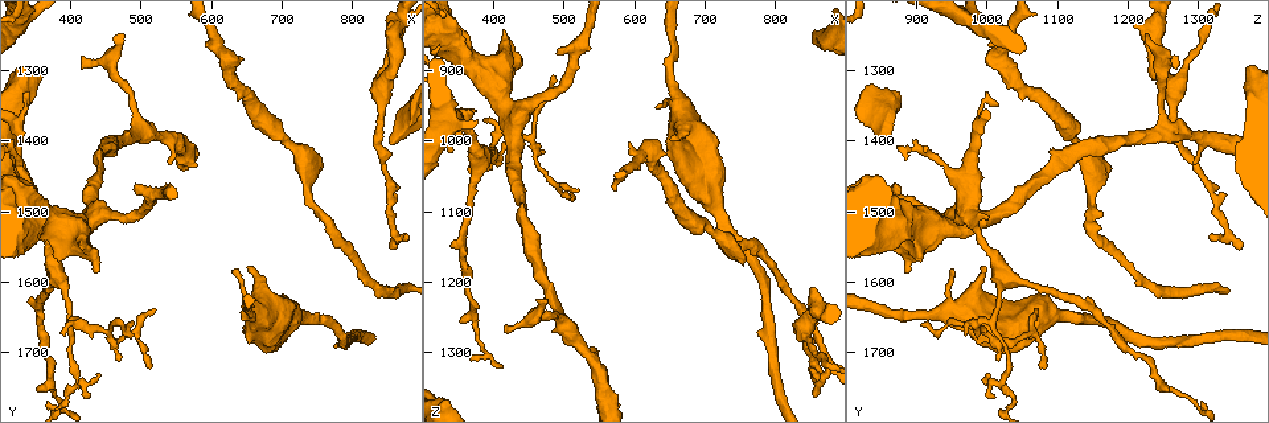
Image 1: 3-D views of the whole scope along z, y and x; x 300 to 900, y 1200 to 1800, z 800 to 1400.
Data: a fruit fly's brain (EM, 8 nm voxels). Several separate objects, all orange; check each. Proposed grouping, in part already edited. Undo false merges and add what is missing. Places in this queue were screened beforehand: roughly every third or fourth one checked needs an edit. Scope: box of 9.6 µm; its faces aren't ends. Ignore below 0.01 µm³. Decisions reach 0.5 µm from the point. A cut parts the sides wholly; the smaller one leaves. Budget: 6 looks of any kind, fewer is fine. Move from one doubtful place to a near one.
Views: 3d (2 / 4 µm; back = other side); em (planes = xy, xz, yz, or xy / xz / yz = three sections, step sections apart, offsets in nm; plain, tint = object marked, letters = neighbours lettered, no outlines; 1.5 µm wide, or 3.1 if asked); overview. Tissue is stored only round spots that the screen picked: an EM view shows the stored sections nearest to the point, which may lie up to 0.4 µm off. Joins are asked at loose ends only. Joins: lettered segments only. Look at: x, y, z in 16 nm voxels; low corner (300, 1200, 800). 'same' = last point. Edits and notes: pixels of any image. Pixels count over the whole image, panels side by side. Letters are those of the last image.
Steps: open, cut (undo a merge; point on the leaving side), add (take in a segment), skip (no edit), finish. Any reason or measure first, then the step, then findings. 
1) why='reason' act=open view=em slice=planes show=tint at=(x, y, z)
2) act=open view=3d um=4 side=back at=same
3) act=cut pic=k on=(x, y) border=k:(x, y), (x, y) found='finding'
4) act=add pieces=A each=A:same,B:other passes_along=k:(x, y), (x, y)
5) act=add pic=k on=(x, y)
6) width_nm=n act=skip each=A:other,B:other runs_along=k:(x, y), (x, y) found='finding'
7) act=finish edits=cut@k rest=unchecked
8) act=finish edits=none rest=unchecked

act=open view=3d um=2 at=(420, 1545, 845)

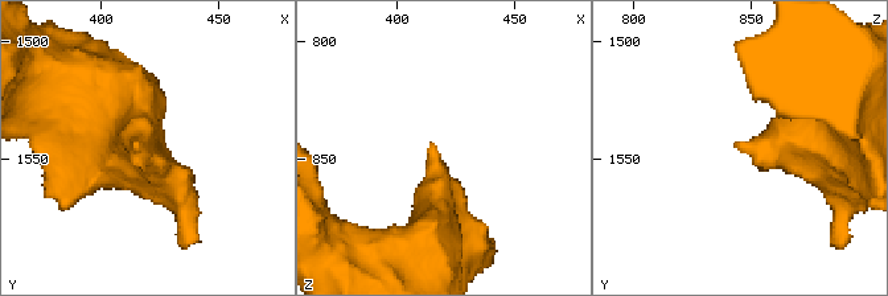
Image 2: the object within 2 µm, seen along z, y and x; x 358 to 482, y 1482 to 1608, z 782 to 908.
why='now the EM' act=open view=em slice=xy step=8 show=letters at=(415, 1542, 844)

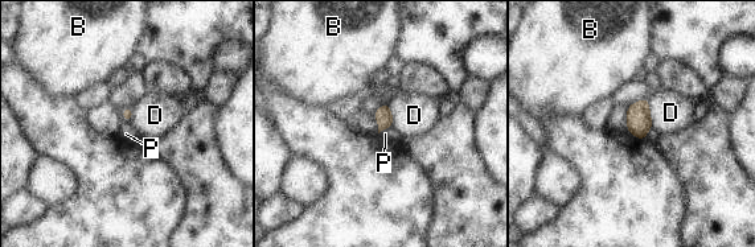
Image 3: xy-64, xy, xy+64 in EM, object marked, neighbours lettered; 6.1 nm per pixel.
act=open view=em slice=planes show=letters at=same

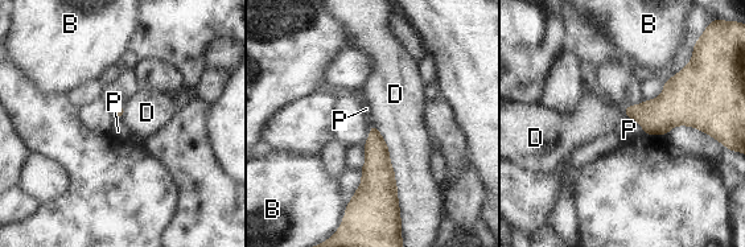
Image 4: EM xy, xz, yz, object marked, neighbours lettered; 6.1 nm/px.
act=skip each=B:other,D:other,P:other border=4:(374, 124), (387, 147), (400, 211) found='none of them fits'

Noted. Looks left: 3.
act=open view=3d um=4 side=back at=(635, 1580, 955)

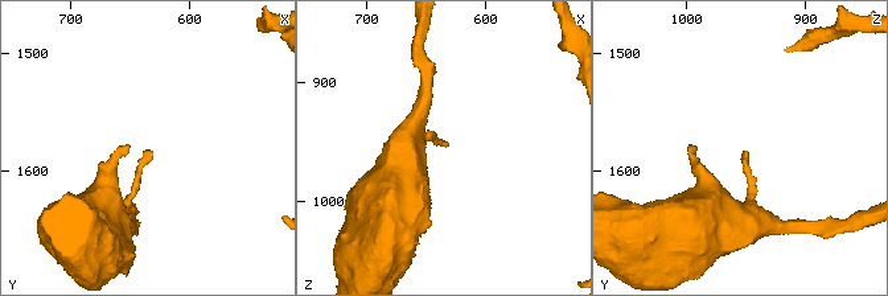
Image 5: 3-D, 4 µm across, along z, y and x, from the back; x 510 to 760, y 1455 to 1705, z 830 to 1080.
why='shape alone is not enough' act=open view=em slice=planes show=letters at=(632, 1582, 952)

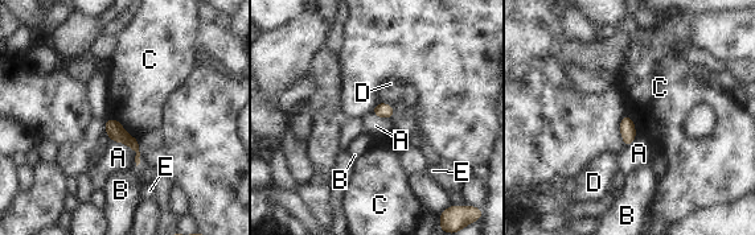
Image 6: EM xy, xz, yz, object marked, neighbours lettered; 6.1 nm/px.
act=skip each=A:other,B:other,C:other,D:other,E:other found='none of them fits'

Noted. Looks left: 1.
act=finish edits=none rest=unchecked

